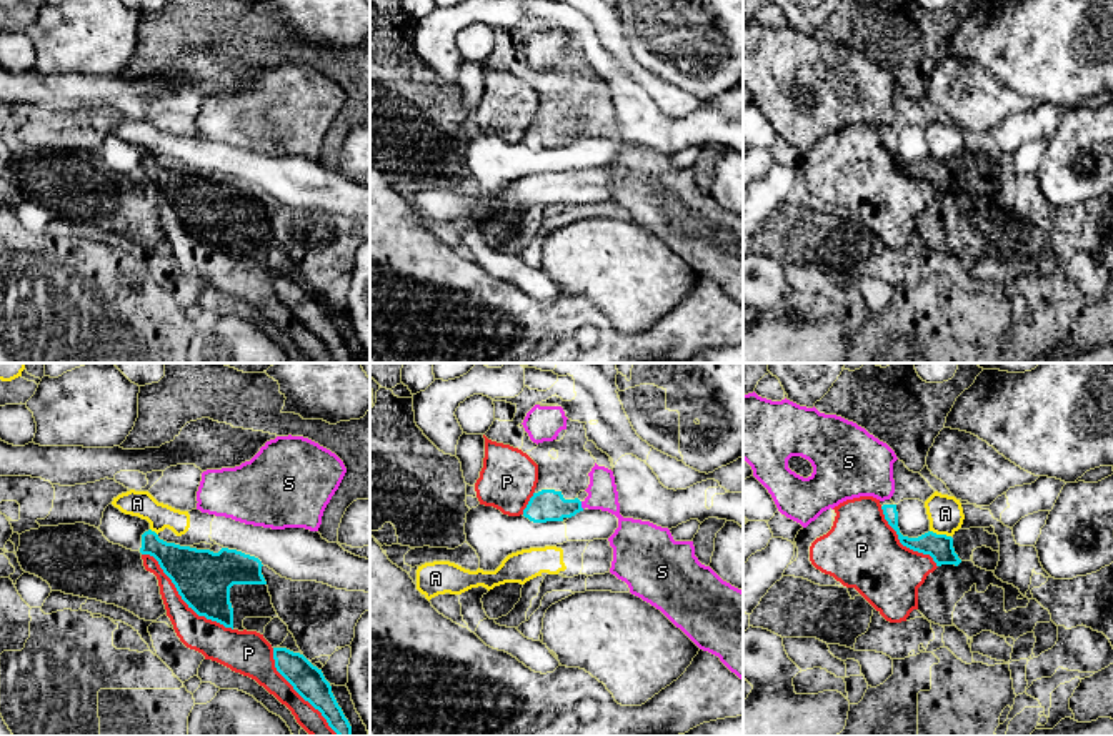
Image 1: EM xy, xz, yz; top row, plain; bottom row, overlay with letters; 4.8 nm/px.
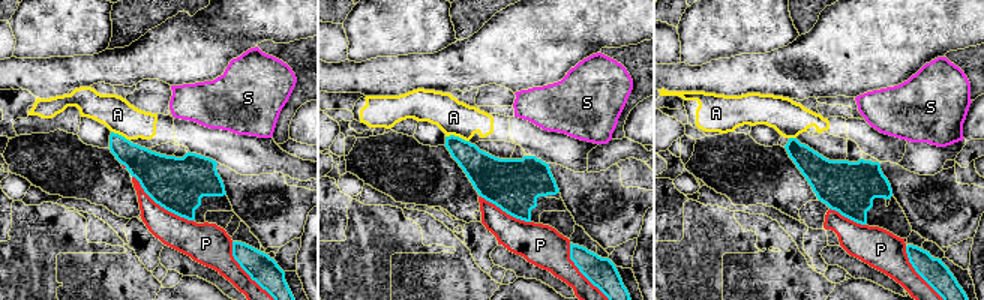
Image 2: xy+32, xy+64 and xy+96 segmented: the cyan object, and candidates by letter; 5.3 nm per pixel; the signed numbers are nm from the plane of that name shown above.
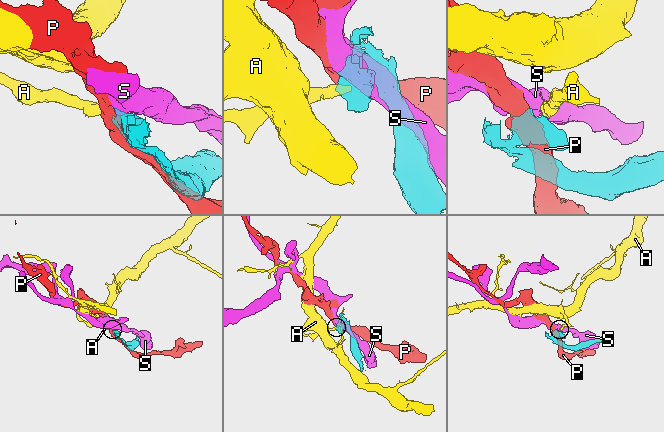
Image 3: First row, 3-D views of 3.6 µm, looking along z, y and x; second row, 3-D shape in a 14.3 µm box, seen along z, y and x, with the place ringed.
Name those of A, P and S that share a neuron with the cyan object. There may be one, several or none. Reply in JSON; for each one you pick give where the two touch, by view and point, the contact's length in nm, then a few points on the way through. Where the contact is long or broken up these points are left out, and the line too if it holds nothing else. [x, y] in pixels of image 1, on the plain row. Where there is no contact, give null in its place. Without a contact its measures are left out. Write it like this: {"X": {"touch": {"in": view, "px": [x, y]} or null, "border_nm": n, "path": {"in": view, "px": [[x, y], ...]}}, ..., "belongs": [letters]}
{"belongs": []}

